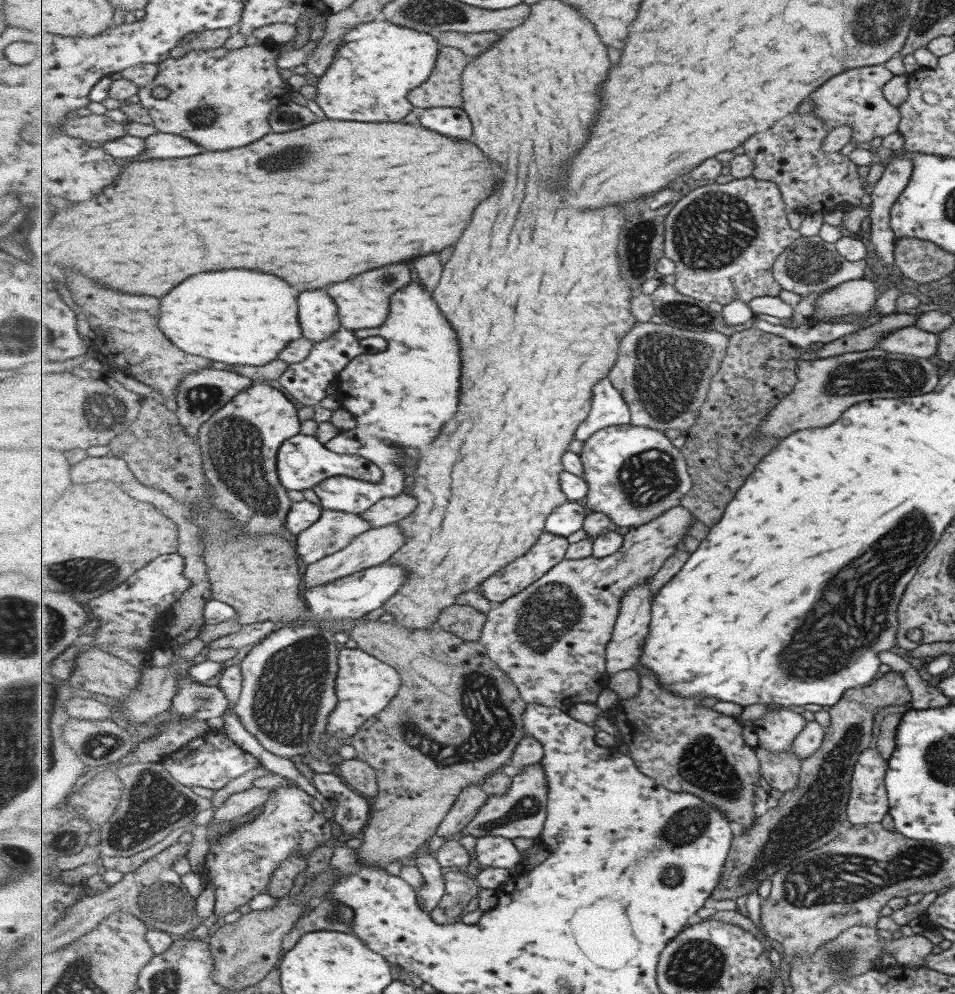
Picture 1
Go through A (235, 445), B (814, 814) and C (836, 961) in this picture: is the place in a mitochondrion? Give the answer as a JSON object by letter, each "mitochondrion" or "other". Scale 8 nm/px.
{"A":"mitochondrion","B":"mitochondrion","C":"mitochondrion"}

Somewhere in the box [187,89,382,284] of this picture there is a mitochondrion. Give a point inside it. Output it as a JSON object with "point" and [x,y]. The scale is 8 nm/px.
{"point":[286,159]}

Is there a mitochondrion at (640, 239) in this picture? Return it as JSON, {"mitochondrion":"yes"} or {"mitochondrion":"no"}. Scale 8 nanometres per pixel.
{"mitochondrion":"yes"}

